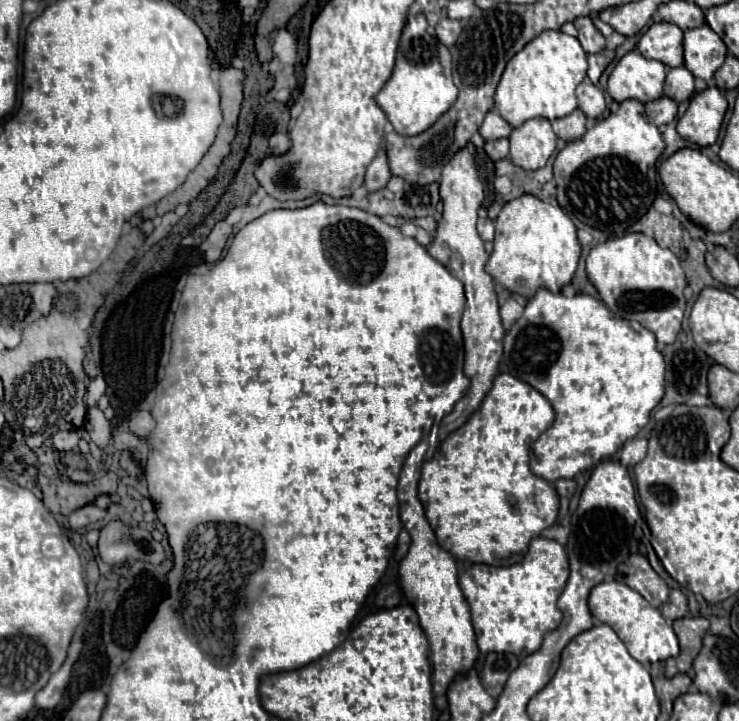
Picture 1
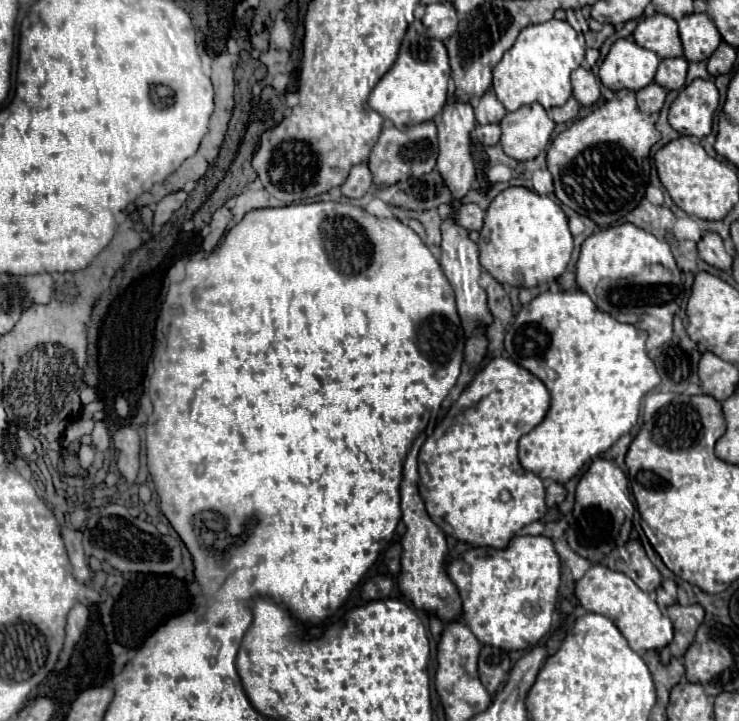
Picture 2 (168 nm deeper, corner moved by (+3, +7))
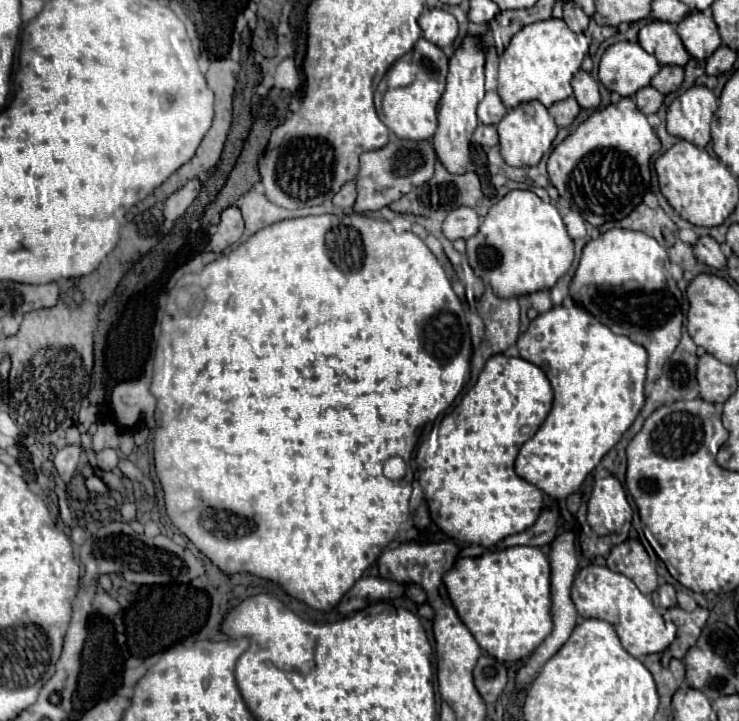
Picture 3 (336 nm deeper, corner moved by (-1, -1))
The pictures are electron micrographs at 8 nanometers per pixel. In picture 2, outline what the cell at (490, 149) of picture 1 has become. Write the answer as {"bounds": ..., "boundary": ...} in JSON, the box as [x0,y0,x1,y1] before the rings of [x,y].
{"bounds":[475,124,501,146],"boundary":[[[477,124],[475,136],[477,136],[477,140],[479,140],[481,144],[485,144],[485,146],[495,146],[495,144],[499,144],[501,128],[499,128],[499,124],[487,124],[487,126]]]}

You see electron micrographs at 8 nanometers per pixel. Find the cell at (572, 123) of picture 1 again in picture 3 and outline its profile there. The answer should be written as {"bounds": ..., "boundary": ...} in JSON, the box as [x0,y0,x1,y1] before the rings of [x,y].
{"bounds":[549,96,579,128],"boundary":[[[571,96],[571,98],[565,98],[565,100],[561,100],[561,102],[555,102],[551,108],[549,108],[549,114],[555,118],[555,122],[557,122],[557,126],[561,126],[561,128],[565,128],[565,126],[569,126],[573,120],[575,120],[575,116],[579,114],[579,104],[577,104],[577,100]]]}

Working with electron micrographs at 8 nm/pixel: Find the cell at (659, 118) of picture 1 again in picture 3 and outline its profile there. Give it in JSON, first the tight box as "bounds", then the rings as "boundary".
{"bounds":[635,86,663,114],"boundary":[[[645,86],[635,94],[635,102],[643,114],[655,114],[663,104],[663,96],[653,86]]]}

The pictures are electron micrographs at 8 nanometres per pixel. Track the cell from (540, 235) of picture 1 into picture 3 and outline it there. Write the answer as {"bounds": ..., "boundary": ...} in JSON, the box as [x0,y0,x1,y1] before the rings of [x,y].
{"bounds":[465,190,573,298],"boundary":[[[511,190],[495,206],[489,208],[489,212],[483,218],[477,234],[467,240],[465,256],[467,256],[473,272],[479,278],[483,278],[485,282],[489,282],[493,292],[499,298],[513,298],[513,296],[523,296],[523,294],[553,288],[555,282],[573,264],[573,240],[569,238],[567,228],[561,220],[561,214],[557,212],[557,208],[553,204],[543,202],[531,190]]]}

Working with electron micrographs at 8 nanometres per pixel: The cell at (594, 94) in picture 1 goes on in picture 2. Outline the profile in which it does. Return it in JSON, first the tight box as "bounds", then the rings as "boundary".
{"bounds":[571,68,599,106],"boundary":[[[577,68],[571,74],[573,82],[573,96],[583,104],[583,106],[593,106],[599,100],[599,80],[591,70]]]}

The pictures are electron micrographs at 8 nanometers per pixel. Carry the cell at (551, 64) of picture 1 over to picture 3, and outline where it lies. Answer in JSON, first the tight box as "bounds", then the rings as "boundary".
{"bounds":[499,18,589,108],"boundary":[[[549,18],[523,26],[509,42],[499,60],[499,96],[507,108],[519,102],[539,100],[543,106],[551,106],[573,94],[571,78],[581,68],[581,62],[589,50],[589,38],[575,34],[559,18]]]}

